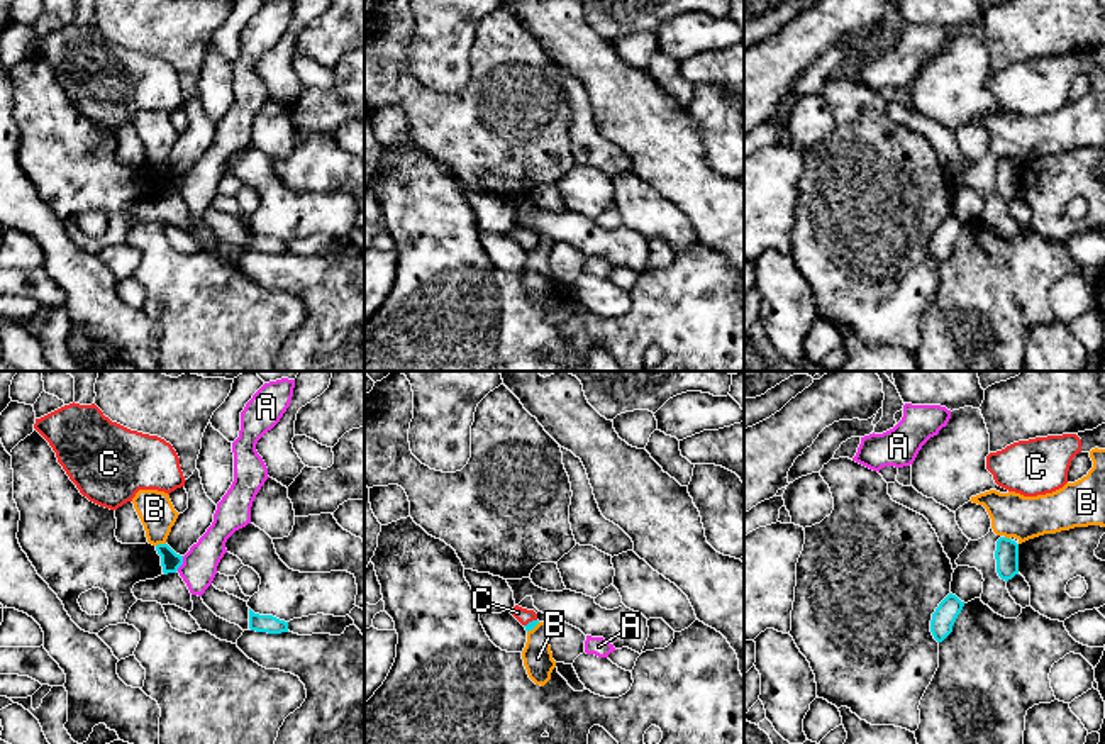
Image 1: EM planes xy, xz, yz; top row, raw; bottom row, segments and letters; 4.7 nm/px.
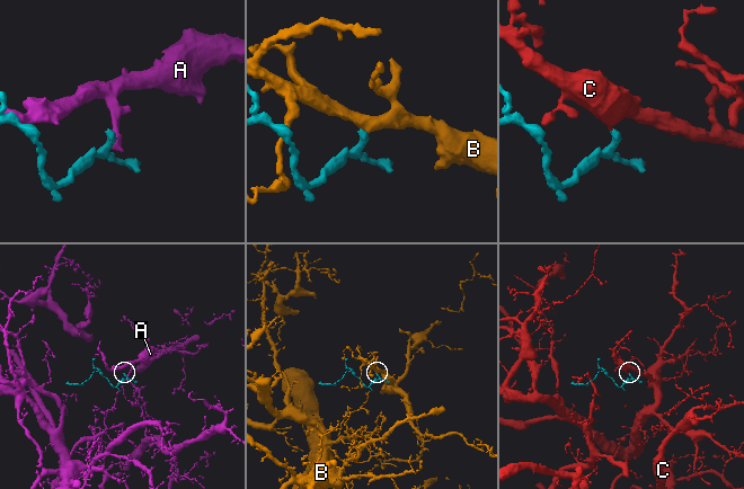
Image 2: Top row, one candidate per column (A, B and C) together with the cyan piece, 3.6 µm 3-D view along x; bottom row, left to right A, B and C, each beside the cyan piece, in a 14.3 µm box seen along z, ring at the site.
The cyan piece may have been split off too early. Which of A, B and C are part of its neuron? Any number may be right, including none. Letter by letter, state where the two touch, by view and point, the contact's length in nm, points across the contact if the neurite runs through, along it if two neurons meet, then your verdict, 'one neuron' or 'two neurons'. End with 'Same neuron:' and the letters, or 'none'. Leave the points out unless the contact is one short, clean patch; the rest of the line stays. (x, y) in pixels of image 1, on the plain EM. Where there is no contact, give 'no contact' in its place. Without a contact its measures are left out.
A: xy (182, 183) | 80 nm | along xy (183, 177), (177, 190) | two neurons
B: xy (160, 165) | 50 nm | along xy (165, 163), (156, 166) | two neurons
C: xz (529, 243) | 70 nm | across xz (533, 244), (529, 243), (524, 236) | one neuron
Same neuron: C

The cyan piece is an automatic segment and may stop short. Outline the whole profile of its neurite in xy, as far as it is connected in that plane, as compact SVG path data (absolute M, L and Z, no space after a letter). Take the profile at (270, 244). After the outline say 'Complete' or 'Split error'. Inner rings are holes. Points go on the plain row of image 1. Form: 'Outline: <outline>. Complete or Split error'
Outline: M249 229L249 249L256 253L281 254L288 253L288 242L273 236L259 236Z. Complete

